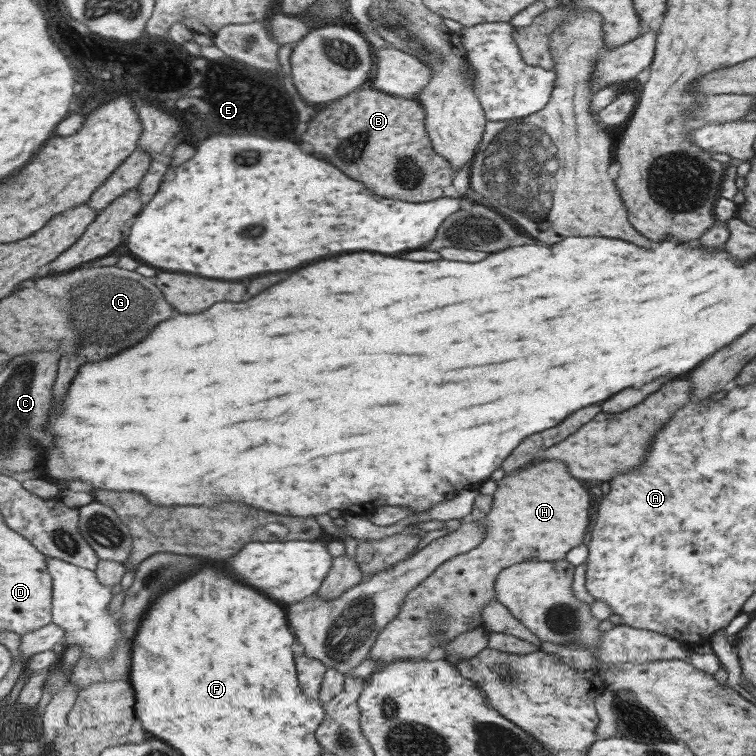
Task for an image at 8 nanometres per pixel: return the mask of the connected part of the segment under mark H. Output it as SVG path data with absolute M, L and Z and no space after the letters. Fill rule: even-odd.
M535 460L527 467L507 474L499 480L492 496L491 510L481 522L487 525L485 540L477 548L460 554L451 561L444 562L439 569L408 594L399 615L383 629L383 632L377 637L376 644L373 645L371 660L378 660L379 666L381 664L382 666L389 665L399 659L426 659L429 650L433 647L445 646L448 642L455 640L455 637L477 627L483 626L487 629L481 611L487 603L497 600L496 582L501 572L527 561L553 562L566 559L571 550L581 545L581 538L585 534L587 520L589 520L591 496L562 461L551 460L537 463ZM437 613L445 613L447 622L445 622L445 626L441 622L439 634L437 634L437 638L433 638L431 623L433 623L433 615Z

